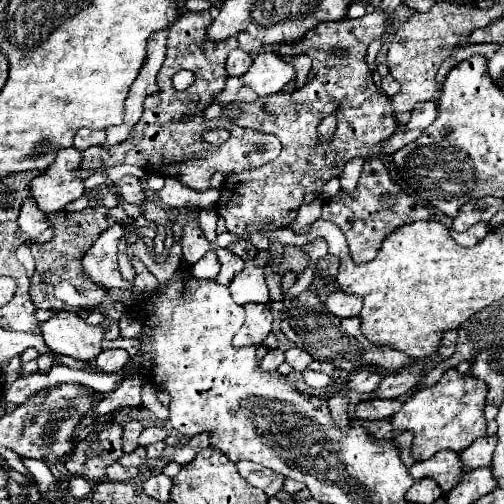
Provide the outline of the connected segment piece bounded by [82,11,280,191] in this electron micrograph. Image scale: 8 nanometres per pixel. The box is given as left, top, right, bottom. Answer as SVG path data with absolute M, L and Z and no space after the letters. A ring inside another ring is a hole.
M186 11L176 25L170 27L168 47L166 47L166 59L158 73L158 93L152 93L146 97L144 103L144 115L134 125L130 137L114 145L112 149L102 147L88 147L84 151L82 169L88 171L100 171L102 167L114 167L114 165L138 165L148 173L156 173L162 177L174 177L182 185L194 189L194 191L206 191L210 189L210 179L216 171L220 173L240 173L244 169L262 167L264 163L274 161L280 155L280 141L276 135L260 133L251 128L243 128L224 118L216 121L204 119L204 109L212 105L218 93L226 87L226 59L228 51L238 48L238 40L232 37L227 41L210 41L206 37L206 29L210 27L210 13L190 13ZM180 69L188 69L196 75L196 81L192 87L188 87L184 93L178 93L172 87L172 75ZM223 127L232 133L232 137L220 145L210 145L202 139L204 129Z

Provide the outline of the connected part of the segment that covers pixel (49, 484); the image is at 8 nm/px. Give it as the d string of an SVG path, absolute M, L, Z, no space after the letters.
M24 459L24 465L26 465L26 469L32 473L32 477L34 477L36 485L38 485L40 493L46 493L48 489L52 489L52 487L56 487L56 485L60 483L60 481L50 473L48 465L44 465L44 461Z

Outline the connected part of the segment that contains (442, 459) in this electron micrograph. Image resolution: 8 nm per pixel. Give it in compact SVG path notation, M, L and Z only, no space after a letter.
M440 451L432 459L420 461L410 467L410 473L416 481L430 477L430 479L438 481L438 485L442 487L444 493L448 493L462 481L462 471L464 471L464 463L462 463L460 455L454 451Z

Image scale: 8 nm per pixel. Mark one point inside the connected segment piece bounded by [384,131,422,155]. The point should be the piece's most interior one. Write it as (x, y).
(400, 138)

